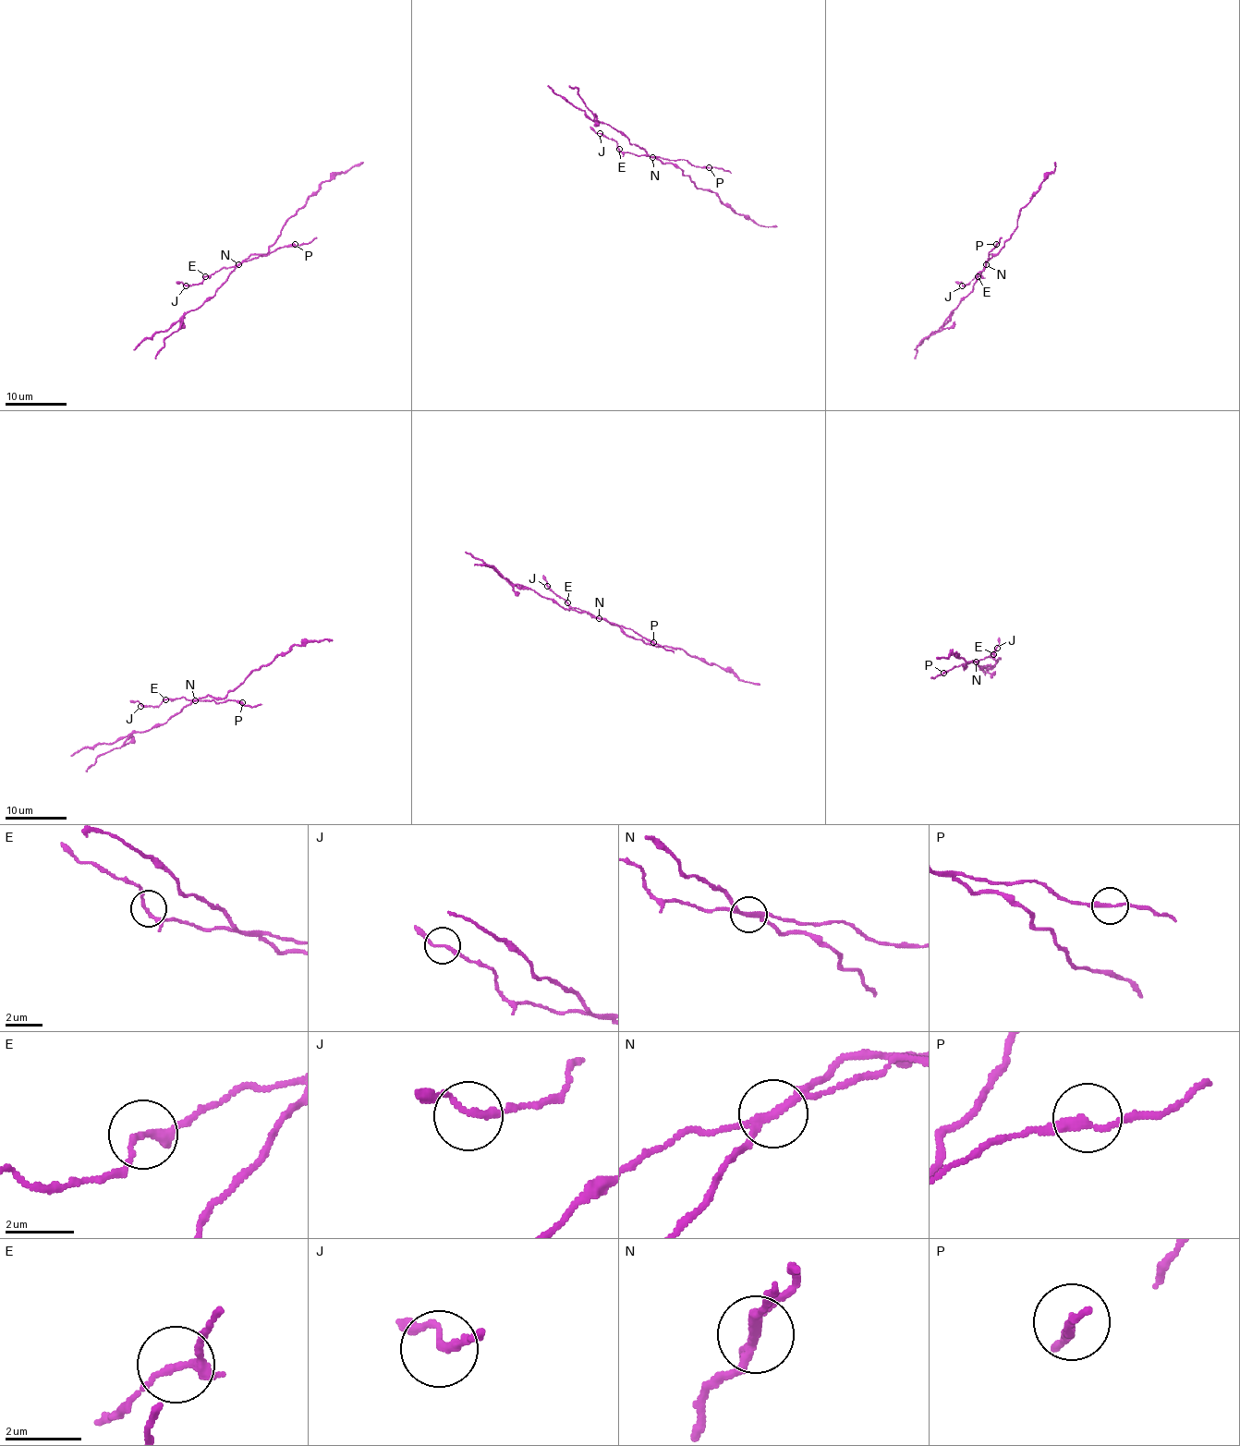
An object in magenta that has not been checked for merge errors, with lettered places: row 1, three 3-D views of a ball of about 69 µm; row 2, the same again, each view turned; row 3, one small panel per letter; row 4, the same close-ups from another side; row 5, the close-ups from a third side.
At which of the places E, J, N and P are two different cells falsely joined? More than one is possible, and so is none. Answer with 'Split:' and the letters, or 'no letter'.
Split: N

